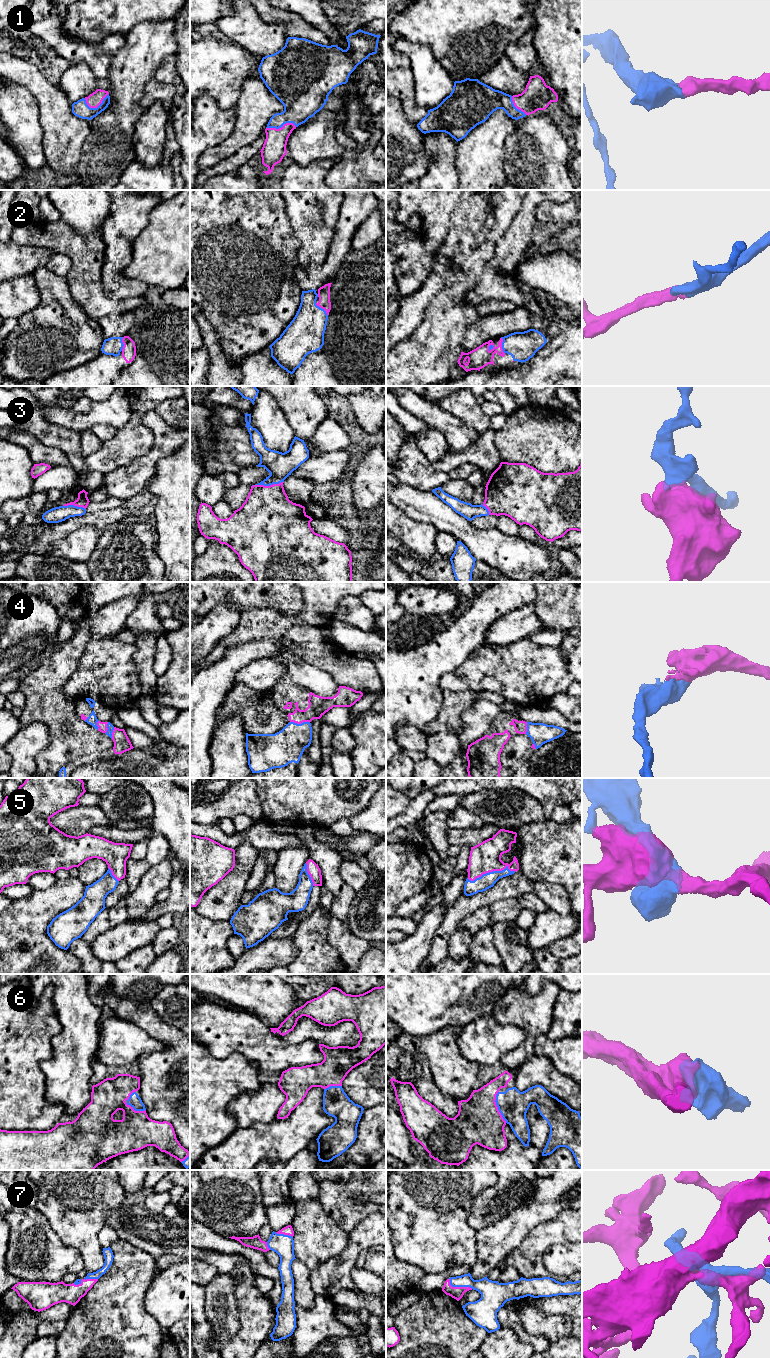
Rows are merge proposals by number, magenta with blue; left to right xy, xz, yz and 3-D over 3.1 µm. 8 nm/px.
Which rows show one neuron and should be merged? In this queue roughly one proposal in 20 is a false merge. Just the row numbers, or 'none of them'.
1, 2, 3, 4, 5, 6, 7

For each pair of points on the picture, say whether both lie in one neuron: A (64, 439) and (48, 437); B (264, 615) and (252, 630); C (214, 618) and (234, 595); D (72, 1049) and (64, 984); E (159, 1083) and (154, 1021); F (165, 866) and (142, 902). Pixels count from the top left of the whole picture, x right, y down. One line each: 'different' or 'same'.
A: same
B: same
C: different
D: same
E: same
F: same

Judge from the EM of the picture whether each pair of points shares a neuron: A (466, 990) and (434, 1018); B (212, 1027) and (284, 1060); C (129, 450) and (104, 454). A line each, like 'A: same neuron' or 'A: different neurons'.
A: same neuron
B: same neuron
C: same neuron

